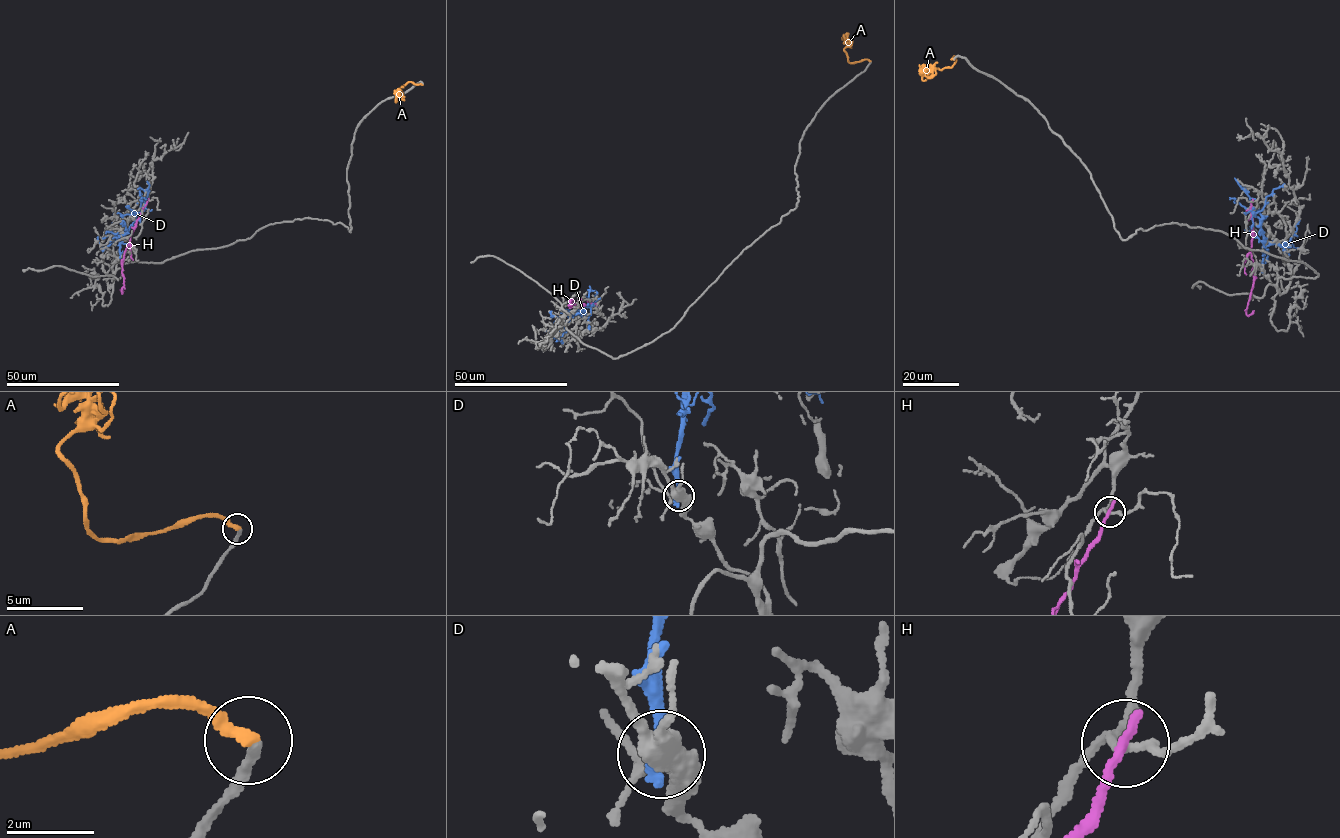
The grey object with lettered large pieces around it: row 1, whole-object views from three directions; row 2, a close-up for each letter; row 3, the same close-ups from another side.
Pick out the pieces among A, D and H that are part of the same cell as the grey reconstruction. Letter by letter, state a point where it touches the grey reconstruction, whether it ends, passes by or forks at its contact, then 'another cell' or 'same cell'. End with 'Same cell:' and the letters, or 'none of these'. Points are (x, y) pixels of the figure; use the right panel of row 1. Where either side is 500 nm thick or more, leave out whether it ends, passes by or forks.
A: (953, 59) | it ends | same cell
D: (1262, 270) | it ends | another cell
H: (1251, 201) | it ends | another cell
Same cell: A

